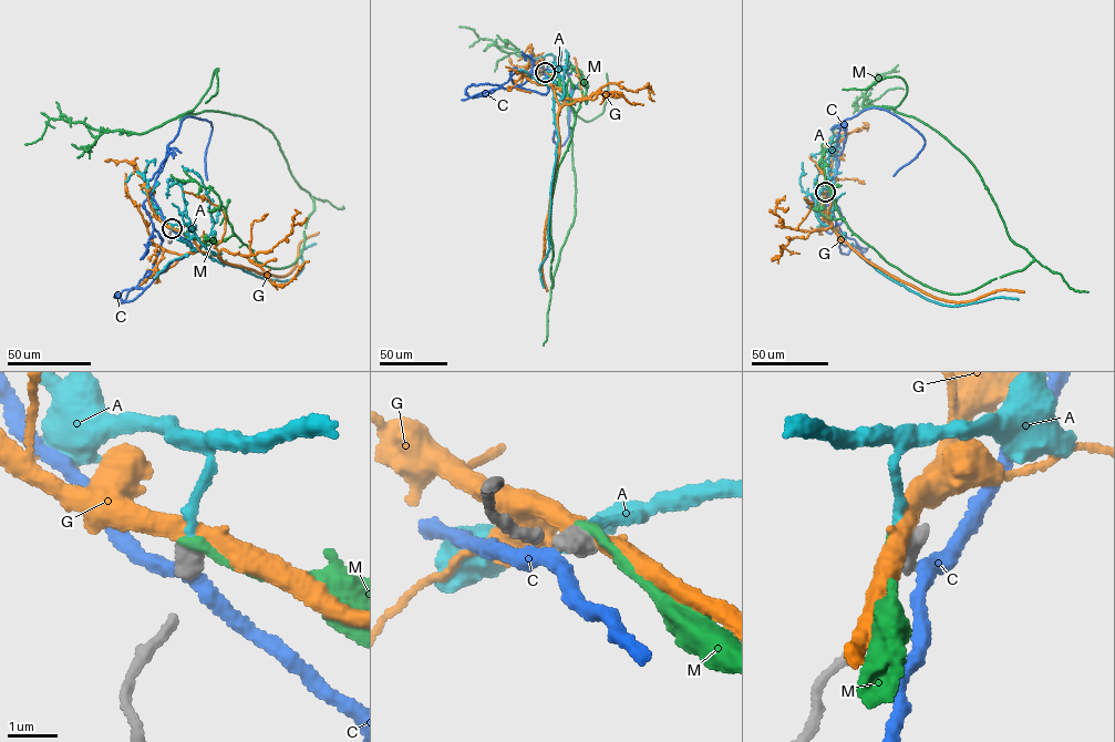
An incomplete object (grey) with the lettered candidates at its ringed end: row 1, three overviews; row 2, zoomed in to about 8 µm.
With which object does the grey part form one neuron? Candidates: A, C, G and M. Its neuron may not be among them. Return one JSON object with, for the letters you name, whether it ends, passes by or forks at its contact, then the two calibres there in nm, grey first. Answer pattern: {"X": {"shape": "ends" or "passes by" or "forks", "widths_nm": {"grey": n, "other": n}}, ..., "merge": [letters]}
{"A": {"shape": "ends", "widths_nm": {"grey": 440, "other": 180}}, "merge": ["A"]}

